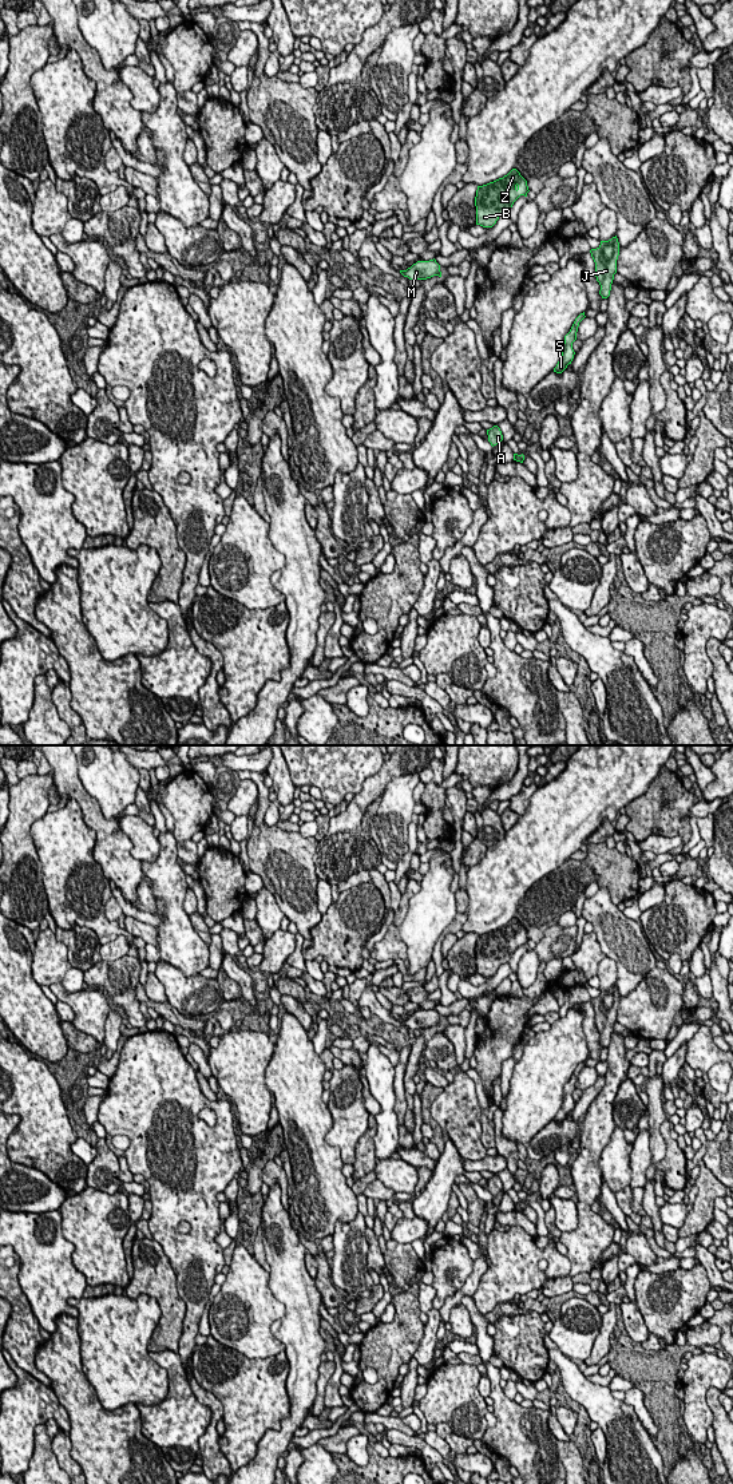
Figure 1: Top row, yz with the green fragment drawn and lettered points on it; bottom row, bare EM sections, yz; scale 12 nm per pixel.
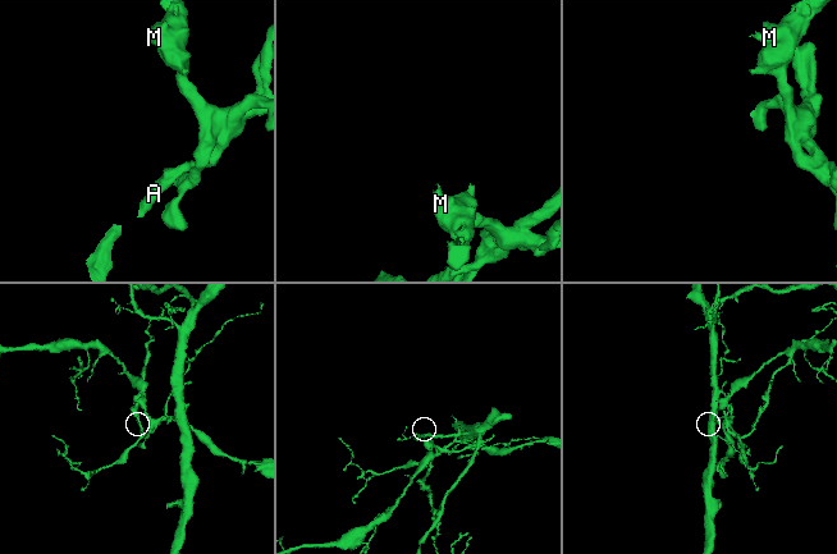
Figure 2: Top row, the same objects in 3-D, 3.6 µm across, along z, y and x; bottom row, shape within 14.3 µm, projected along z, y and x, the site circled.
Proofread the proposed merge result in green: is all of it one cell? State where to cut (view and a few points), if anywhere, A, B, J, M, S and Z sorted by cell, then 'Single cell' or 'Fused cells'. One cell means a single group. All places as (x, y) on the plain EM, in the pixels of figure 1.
Split along yz (518, 1204), (523, 1207). Groups: A / B J M S Z. Fused cells

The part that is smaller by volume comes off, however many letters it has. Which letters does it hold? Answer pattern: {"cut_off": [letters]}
{"cut_off": ["B", "J", "M", "S", "Z"]}

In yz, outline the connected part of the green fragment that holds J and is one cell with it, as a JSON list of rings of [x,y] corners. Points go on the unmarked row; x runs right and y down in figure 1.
[[[617,985],[609,990],[601,990],[597,998],[590,1000],[595,1012],[595,1026],[601,1034],[602,1048],[610,1045],[614,1024],[617,1022],[617,1009],[619,1005],[619,992]]]

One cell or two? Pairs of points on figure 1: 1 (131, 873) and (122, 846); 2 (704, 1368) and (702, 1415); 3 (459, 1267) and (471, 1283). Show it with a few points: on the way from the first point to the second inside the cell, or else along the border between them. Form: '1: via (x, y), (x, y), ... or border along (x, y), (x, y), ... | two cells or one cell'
1: via (125, 866), (122, 863), (122, 853) | one cell
2: via (697, 1380), (697, 1403) | one cell
3: border along (474, 1261), (474, 1269), (466, 1281), (446, 1301) | two cells

